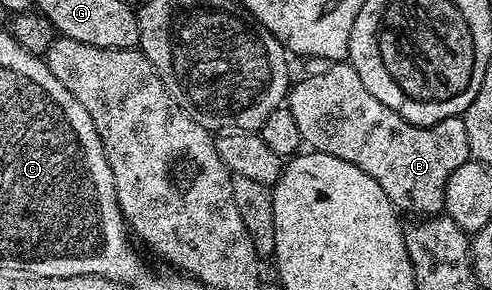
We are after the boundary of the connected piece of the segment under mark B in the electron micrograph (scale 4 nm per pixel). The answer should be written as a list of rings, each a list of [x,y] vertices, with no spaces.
[[[346,60],[333,63],[328,72],[306,74],[299,82],[297,79],[288,91],[288,105],[300,127],[303,143],[311,151],[348,160],[348,164],[356,164],[360,172],[368,172],[368,176],[384,188],[384,196],[388,196],[390,203],[402,212],[407,210],[410,214],[422,214],[418,216],[441,215],[446,209],[448,176],[452,176],[452,172],[470,158],[468,128],[464,128],[461,116],[445,118],[434,126],[413,126],[392,112],[388,104],[380,104],[380,100],[364,88],[364,80],[360,80],[356,68]]]

